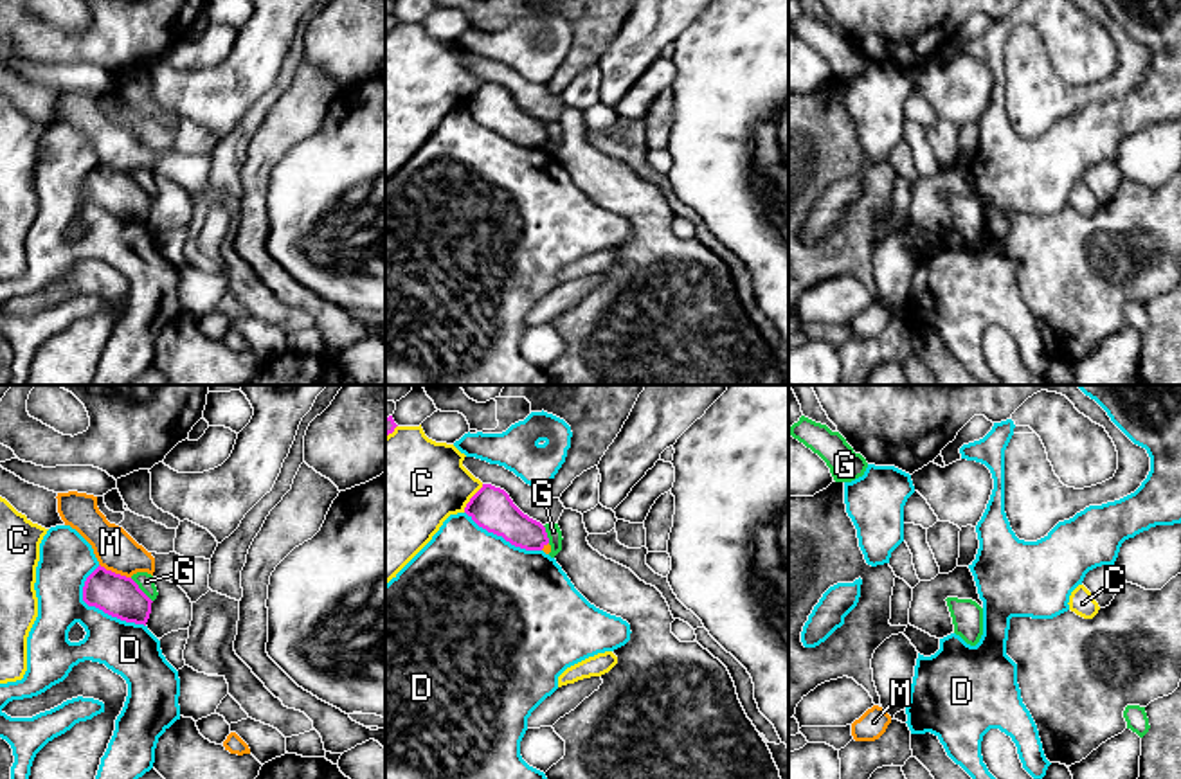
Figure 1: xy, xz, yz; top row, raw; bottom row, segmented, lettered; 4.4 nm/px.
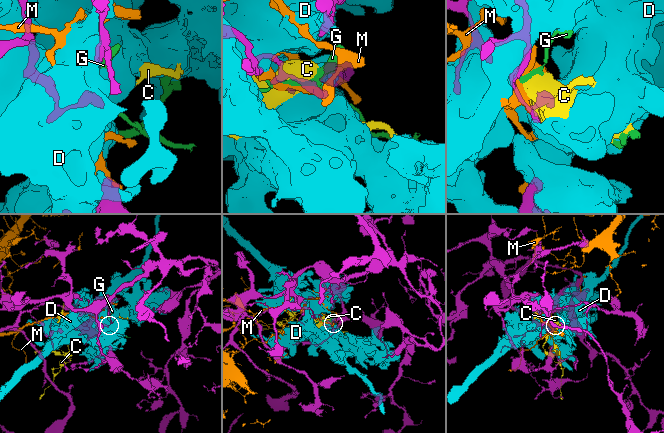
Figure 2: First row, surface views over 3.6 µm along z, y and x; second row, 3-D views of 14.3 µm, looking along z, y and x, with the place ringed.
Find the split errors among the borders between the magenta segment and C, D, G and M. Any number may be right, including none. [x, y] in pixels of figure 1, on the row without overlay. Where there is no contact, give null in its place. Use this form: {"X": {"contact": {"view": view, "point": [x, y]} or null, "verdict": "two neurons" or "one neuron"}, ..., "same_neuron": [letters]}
{"C": {"contact": {"view": "xz", "point": [470, 96]}, "verdict": "two neurons"}, "D": {"contact": {"view": "xy", "point": [98, 204]}, "verdict": "two neurons"}, "G": {"contact": {"view": "xy", "point": [141, 188]}, "verdict": "two neurons"}, "M": {"contact": {"view": "xy", "point": [114, 170]}, "verdict": "two neurons"}, "same_neuron": []}

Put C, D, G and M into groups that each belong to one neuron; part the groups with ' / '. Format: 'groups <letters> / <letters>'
groups C / D / G / M

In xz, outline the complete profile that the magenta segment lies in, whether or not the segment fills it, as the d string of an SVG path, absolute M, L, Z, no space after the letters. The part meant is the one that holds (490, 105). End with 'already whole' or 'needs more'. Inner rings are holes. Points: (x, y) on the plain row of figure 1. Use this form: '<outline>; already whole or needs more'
M482 81L466 101L464 110L479 124L502 133L515 144L542 148L549 140L545 124L524 112L504 86L491 81Z; already whole

